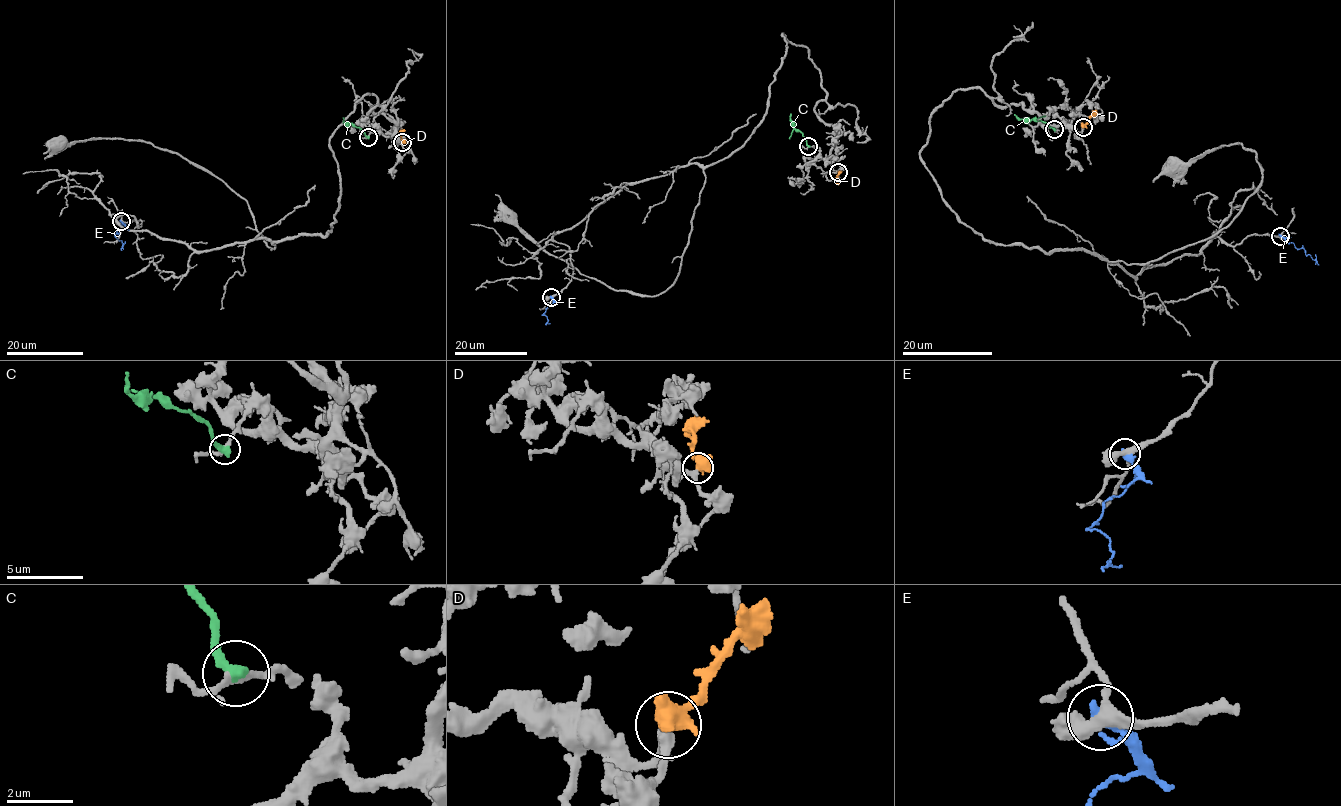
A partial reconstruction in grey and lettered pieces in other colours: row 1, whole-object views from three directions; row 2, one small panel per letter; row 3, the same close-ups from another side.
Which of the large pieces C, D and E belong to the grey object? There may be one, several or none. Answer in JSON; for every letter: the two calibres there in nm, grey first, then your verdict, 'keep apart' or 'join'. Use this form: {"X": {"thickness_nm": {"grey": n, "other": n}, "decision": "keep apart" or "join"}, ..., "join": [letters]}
{"C": {"thickness_nm": {"grey": 190, "other": 400}, "decision": "keep apart"}, "D": {"thickness_nm": {"grey": 220, "other": 700}, "decision": "join"}, "E": {"thickness_nm": {"grey": 360, "other": 360}, "decision": "keep apart"}, "join": ["D"]}

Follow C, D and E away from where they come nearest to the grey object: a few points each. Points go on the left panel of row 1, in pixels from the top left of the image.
C: (368, 136), (359, 127), (343, 121), (344, 117)
D: (402, 142), (402, 128)
E: (121, 221), (124, 228), (115, 237), (123, 245), (125, 241)

